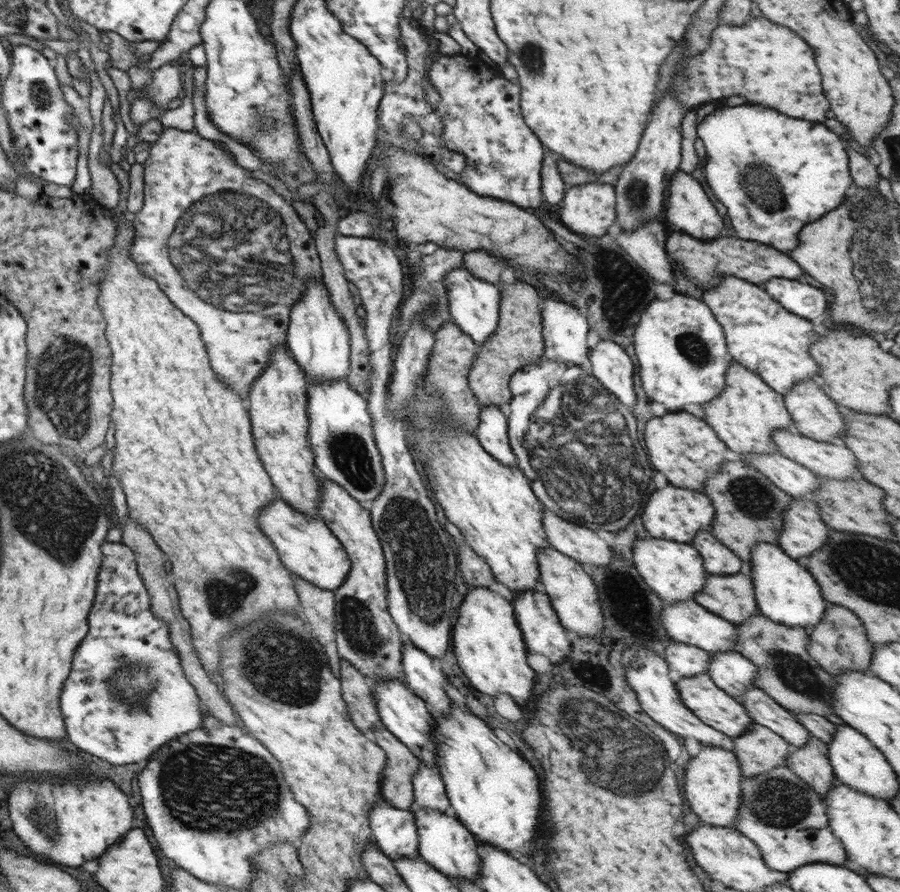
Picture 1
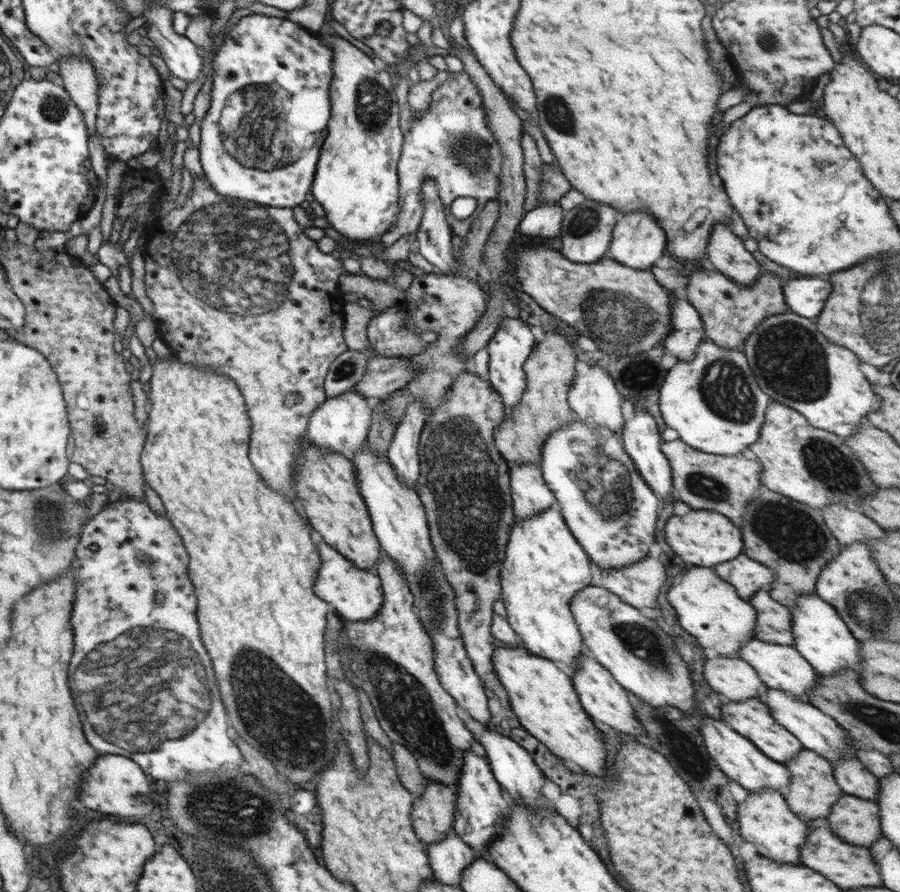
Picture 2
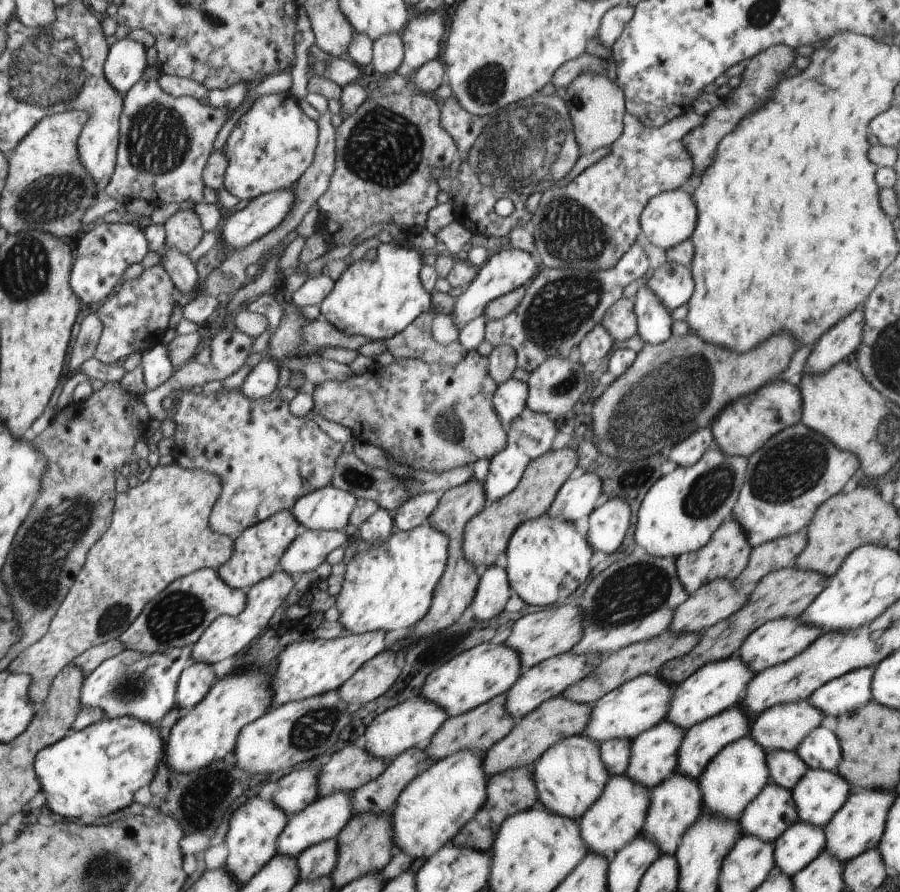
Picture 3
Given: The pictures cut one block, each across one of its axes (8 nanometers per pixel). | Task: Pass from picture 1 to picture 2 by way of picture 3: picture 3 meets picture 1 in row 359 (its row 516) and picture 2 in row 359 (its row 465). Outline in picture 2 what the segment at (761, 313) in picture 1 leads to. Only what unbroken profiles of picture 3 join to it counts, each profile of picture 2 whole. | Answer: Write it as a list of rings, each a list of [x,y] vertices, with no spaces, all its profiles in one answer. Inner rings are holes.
[[[792,311],[770,316],[758,324],[758,328],[744,341],[744,354],[756,383],[770,396],[771,401],[780,402],[802,414],[807,423],[818,429],[850,438],[863,427],[872,427],[867,417],[882,408],[881,397],[860,371],[860,360],[844,346],[832,344],[818,329],[814,319],[796,316]]]

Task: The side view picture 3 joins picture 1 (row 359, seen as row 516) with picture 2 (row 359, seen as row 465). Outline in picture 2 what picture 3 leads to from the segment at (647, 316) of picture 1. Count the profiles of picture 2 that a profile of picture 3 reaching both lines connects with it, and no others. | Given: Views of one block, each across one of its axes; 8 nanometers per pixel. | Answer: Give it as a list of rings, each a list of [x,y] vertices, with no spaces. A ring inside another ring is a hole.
[[[708,338],[700,342],[694,361],[678,361],[674,364],[661,385],[658,400],[660,413],[667,428],[673,429],[688,446],[700,452],[720,456],[738,456],[758,440],[770,402],[770,396],[756,383],[745,354],[720,349],[720,346],[716,346]]]

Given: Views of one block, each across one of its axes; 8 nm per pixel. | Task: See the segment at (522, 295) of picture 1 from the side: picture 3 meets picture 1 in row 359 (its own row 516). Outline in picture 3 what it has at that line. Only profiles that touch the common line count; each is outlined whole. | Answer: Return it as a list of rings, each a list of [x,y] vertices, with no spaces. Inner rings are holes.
[[[567,446],[556,451],[548,450],[543,456],[536,458],[526,466],[526,471],[513,492],[497,502],[488,503],[481,514],[474,516],[466,524],[462,551],[465,560],[473,565],[479,578],[495,564],[500,554],[507,552],[511,537],[524,522],[535,520],[548,512],[558,490],[562,488],[577,465],[578,458],[575,450]]]

